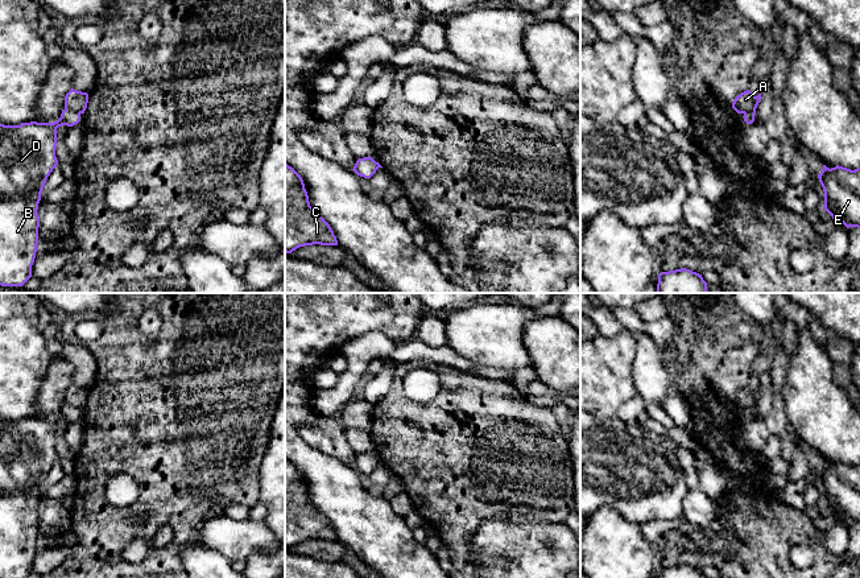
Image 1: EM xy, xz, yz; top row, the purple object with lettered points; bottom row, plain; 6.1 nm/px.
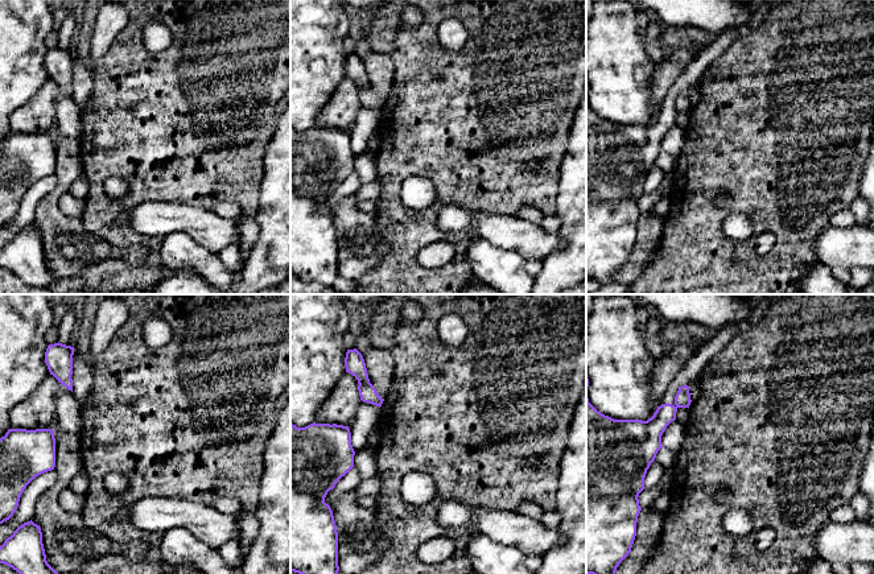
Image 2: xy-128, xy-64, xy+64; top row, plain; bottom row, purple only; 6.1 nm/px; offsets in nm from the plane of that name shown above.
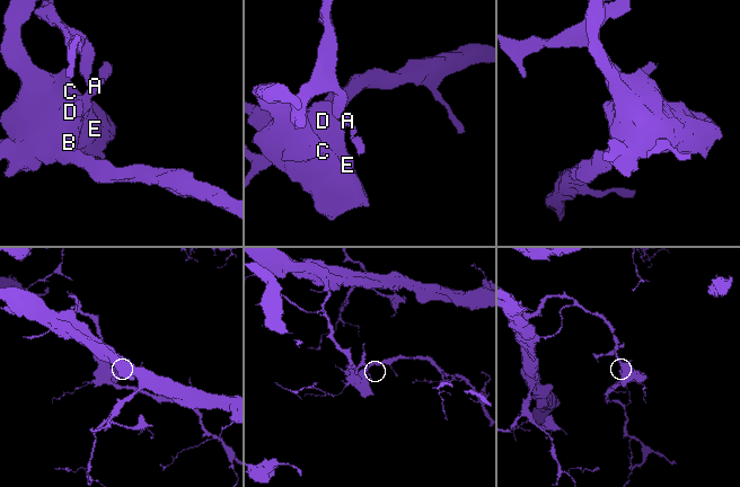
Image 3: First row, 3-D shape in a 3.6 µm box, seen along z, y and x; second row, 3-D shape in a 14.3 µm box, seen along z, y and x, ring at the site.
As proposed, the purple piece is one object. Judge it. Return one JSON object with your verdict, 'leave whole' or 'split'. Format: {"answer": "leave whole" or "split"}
{"answer": "split"}

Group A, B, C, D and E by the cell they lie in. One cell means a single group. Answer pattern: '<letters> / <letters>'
A / B C D E

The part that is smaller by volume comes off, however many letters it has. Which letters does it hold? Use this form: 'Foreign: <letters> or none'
Foreign: A

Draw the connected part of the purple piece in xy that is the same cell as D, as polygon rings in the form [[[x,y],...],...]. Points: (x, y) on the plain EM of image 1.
[[[65,404],[54,418],[0,420],[0,578],[26,578],[32,573],[38,540],[38,499],[47,472],[58,461],[57,424],[79,417],[80,409]]]

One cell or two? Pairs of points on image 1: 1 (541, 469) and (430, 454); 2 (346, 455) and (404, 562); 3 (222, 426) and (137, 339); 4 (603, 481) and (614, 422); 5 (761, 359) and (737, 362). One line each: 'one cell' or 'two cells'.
1: one cell
2: two cells
3: one cell
4: two cells
5: two cells

